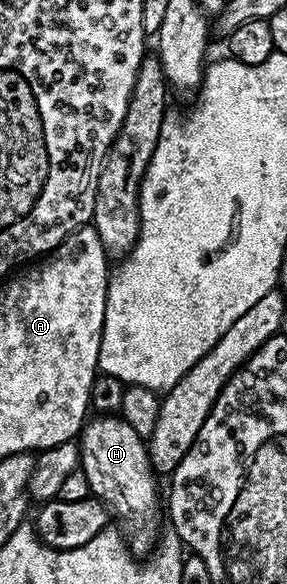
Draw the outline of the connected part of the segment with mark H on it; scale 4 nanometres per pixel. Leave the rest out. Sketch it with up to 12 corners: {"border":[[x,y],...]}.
{"border":[[120,416],[79,434],[79,467],[130,553],[163,529],[146,438]]}

